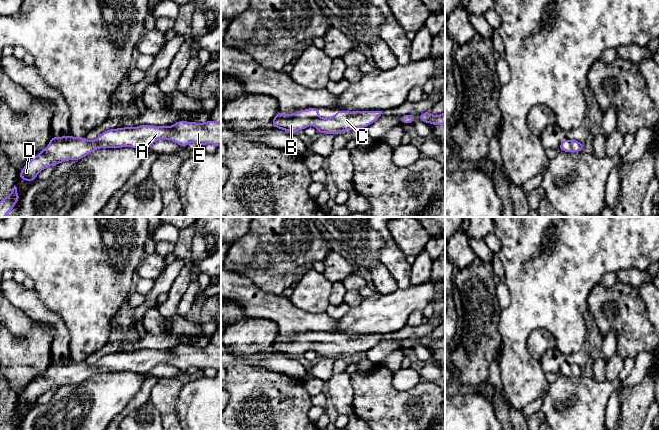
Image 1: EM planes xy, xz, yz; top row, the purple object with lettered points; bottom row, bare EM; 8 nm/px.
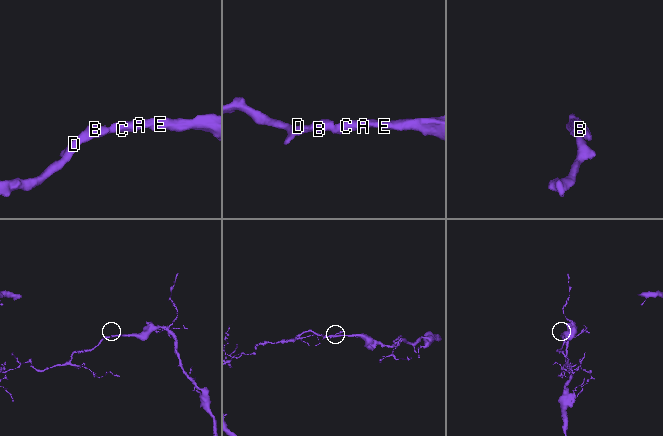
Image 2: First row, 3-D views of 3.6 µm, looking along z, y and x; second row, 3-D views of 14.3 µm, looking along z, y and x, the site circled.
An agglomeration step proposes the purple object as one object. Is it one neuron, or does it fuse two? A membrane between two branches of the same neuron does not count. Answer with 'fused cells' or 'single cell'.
single cell

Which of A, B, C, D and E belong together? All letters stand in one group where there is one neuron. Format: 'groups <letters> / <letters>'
groups A B C D E

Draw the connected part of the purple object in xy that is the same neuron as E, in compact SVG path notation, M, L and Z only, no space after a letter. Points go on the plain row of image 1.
M211 343L205 347L177 345L172 351L142 348L106 354L93 365L88 365L84 360L52 360L48 370L23 391L19 401L27 406L35 405L37 398L49 390L79 384L95 373L133 371L145 374L160 363L174 365L181 371L191 366L200 371L205 368L221 371L221 346Z

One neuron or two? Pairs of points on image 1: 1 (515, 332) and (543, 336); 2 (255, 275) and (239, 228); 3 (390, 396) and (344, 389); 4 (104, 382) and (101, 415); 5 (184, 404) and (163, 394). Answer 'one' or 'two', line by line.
1: two
2: two
3: two
4: one
5: two

